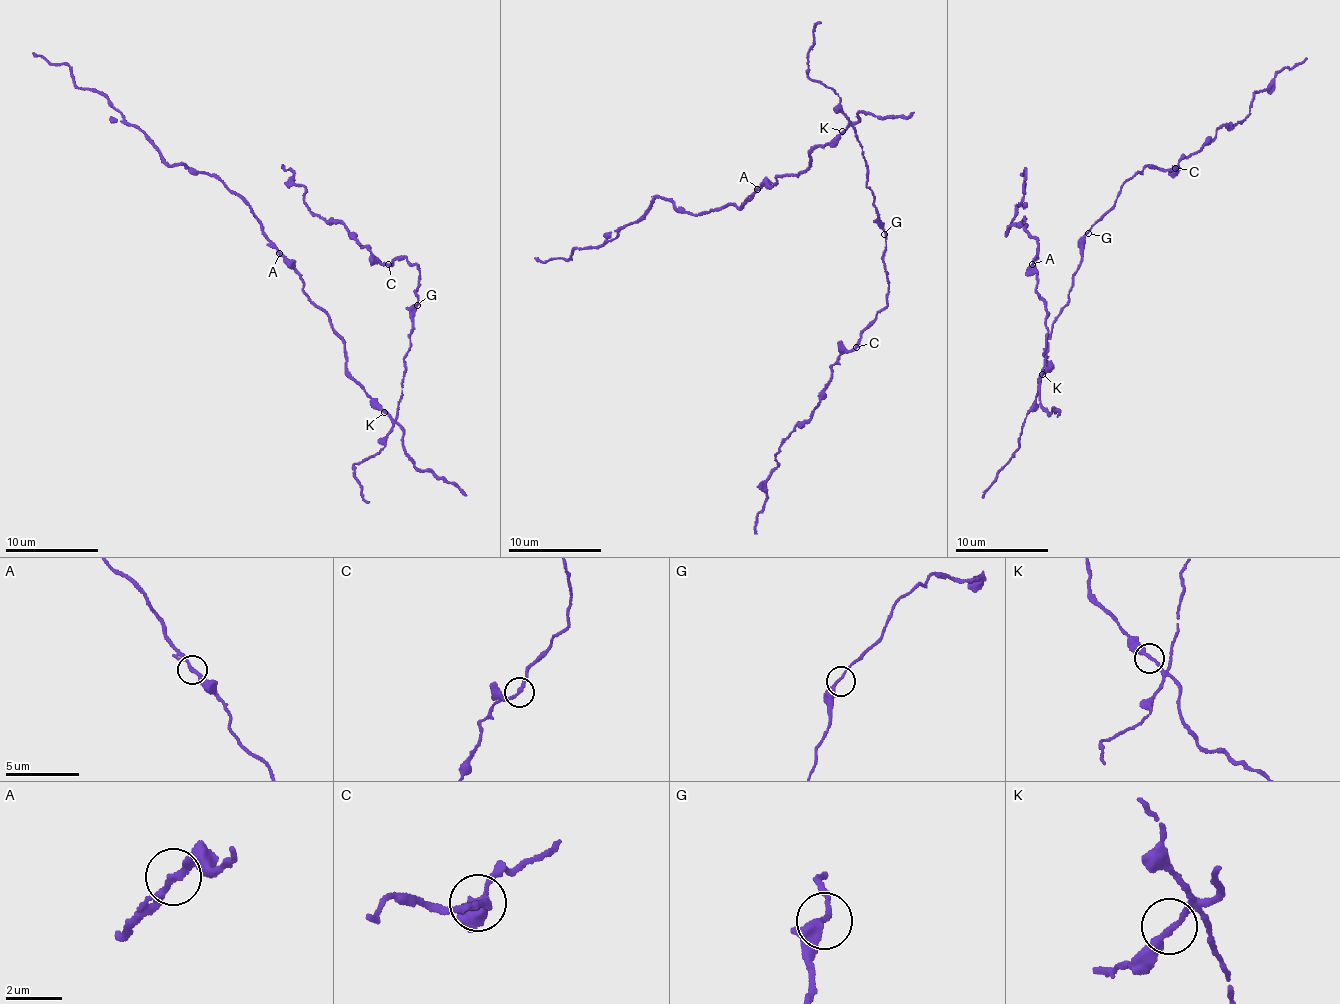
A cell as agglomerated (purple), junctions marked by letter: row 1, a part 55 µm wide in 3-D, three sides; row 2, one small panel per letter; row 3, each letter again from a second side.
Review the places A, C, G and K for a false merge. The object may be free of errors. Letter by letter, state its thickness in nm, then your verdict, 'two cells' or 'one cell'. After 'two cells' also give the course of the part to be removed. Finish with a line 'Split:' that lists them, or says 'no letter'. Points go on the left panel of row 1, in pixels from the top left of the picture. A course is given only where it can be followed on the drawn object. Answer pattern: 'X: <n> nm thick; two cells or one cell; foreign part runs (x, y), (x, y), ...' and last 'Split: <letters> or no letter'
A: 200 nm thick; one cell
C: 200 nm thick; one cell
G: 200 nm thick; one cell
K: 220 nm thick; one cell
Split: no letter

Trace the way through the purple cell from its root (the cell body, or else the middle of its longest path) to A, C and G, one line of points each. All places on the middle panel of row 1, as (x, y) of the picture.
A: (842, 134), (836, 141), (810, 152), (811, 167), (799, 176), (778, 176), (776, 185), (757, 189)
C: (842, 134), (850, 124), (865, 158), (865, 183), (884, 231), (889, 288), (888, 301), (862, 331), (855, 348)
G: (842, 134), (850, 124), (856, 132), (866, 161), (865, 183), (874, 196), (879, 224), (884, 234)

